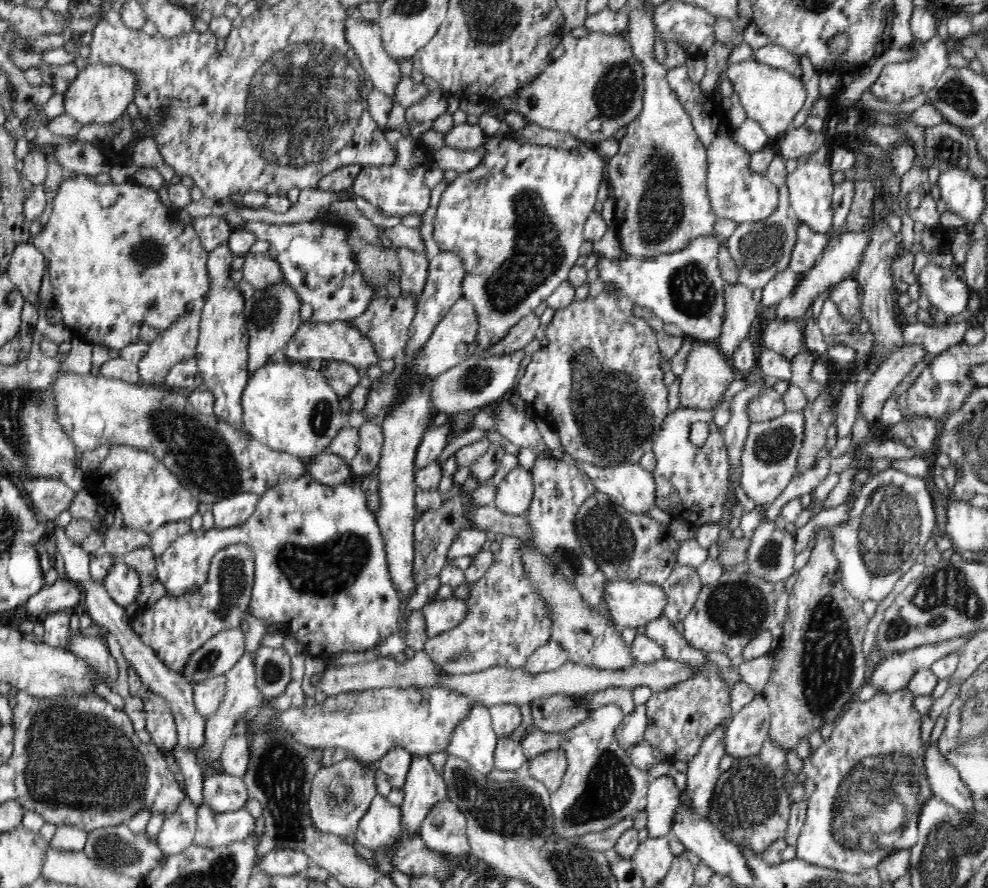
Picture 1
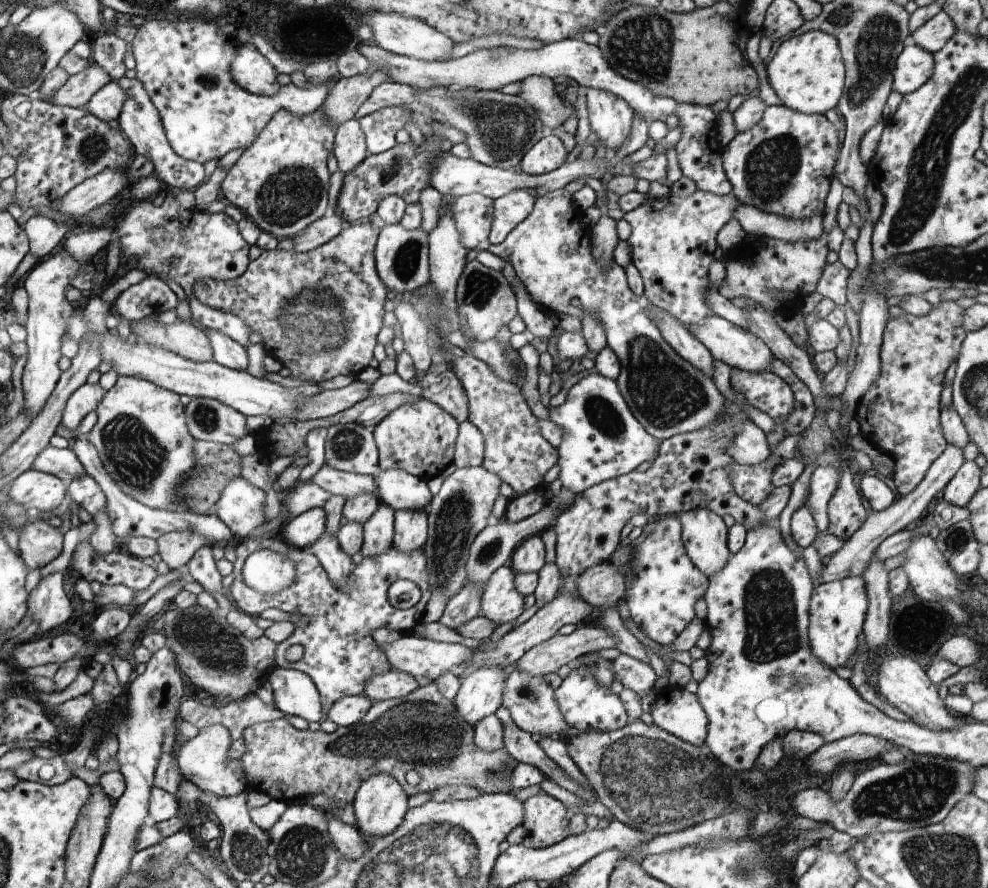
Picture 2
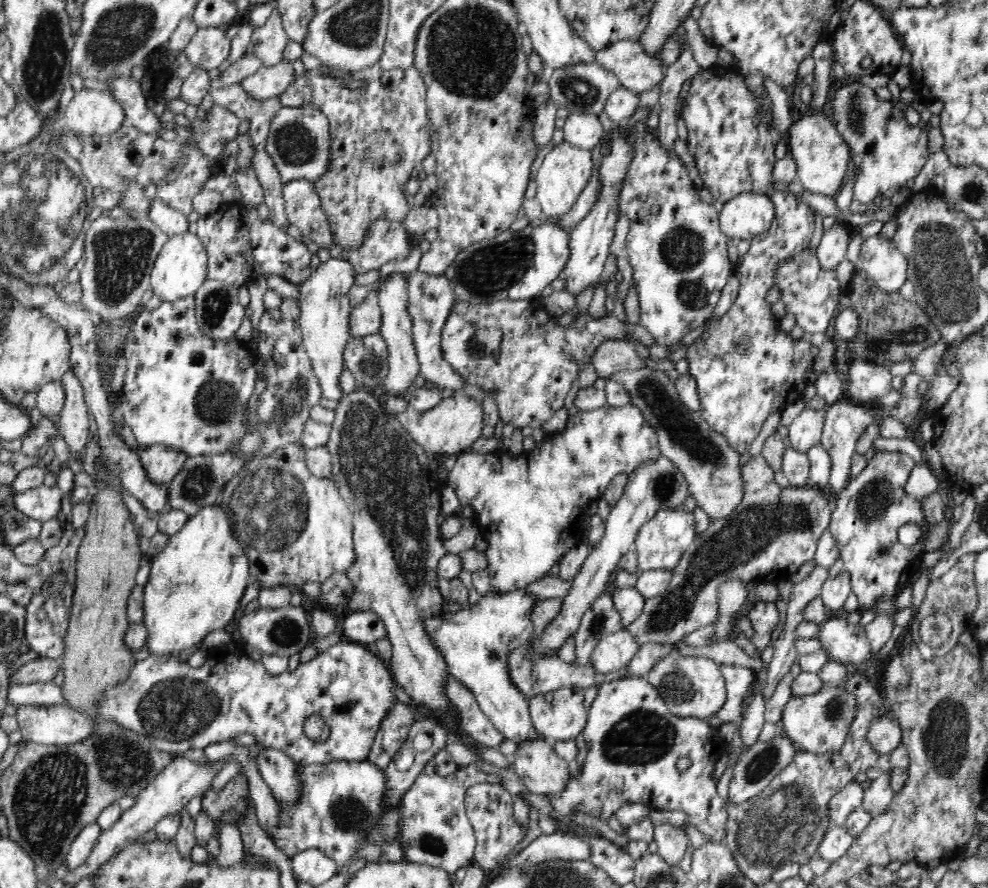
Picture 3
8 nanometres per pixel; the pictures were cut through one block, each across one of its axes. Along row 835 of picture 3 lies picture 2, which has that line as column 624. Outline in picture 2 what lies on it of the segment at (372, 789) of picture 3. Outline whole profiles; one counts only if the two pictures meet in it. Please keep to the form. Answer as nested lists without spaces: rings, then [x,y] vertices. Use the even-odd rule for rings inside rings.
[[[565,189],[549,191],[538,195],[530,215],[515,227],[500,245],[490,243],[490,234],[494,225],[494,199],[485,195],[473,193],[456,197],[451,204],[451,218],[454,220],[461,244],[468,250],[489,251],[509,261],[515,276],[520,280],[534,303],[546,314],[552,317],[567,315],[579,319],[593,317],[605,331],[609,348],[617,355],[621,372],[615,381],[629,406],[629,410],[636,416],[642,427],[653,438],[664,441],[681,433],[715,430],[707,428],[716,425],[721,415],[729,410],[727,400],[716,388],[714,379],[700,371],[698,367],[686,359],[682,359],[661,336],[661,332],[650,320],[647,310],[650,306],[645,295],[638,295],[629,286],[625,268],[614,261],[602,263],[595,259],[590,250],[591,228],[582,223],[583,211],[574,205],[573,194]]]

